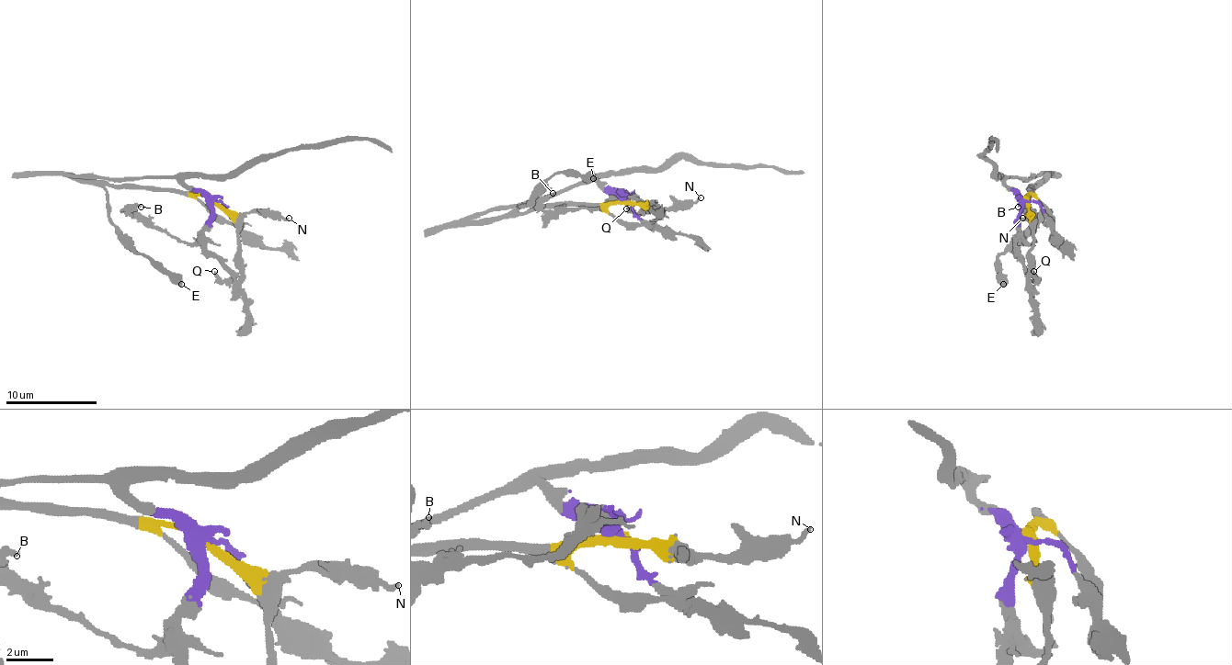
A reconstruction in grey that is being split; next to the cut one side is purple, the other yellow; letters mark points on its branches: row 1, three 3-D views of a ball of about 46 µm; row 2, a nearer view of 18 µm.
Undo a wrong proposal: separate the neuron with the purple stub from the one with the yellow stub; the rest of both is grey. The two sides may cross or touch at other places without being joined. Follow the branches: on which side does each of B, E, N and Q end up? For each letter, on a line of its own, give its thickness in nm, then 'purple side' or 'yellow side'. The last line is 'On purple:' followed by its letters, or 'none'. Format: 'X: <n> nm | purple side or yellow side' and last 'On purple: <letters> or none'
B: 240 nm | purple side
E: 700 nm | yellow side
N: 200 nm | yellow side
Q: 240 nm | purple side
On purple: B, Q

